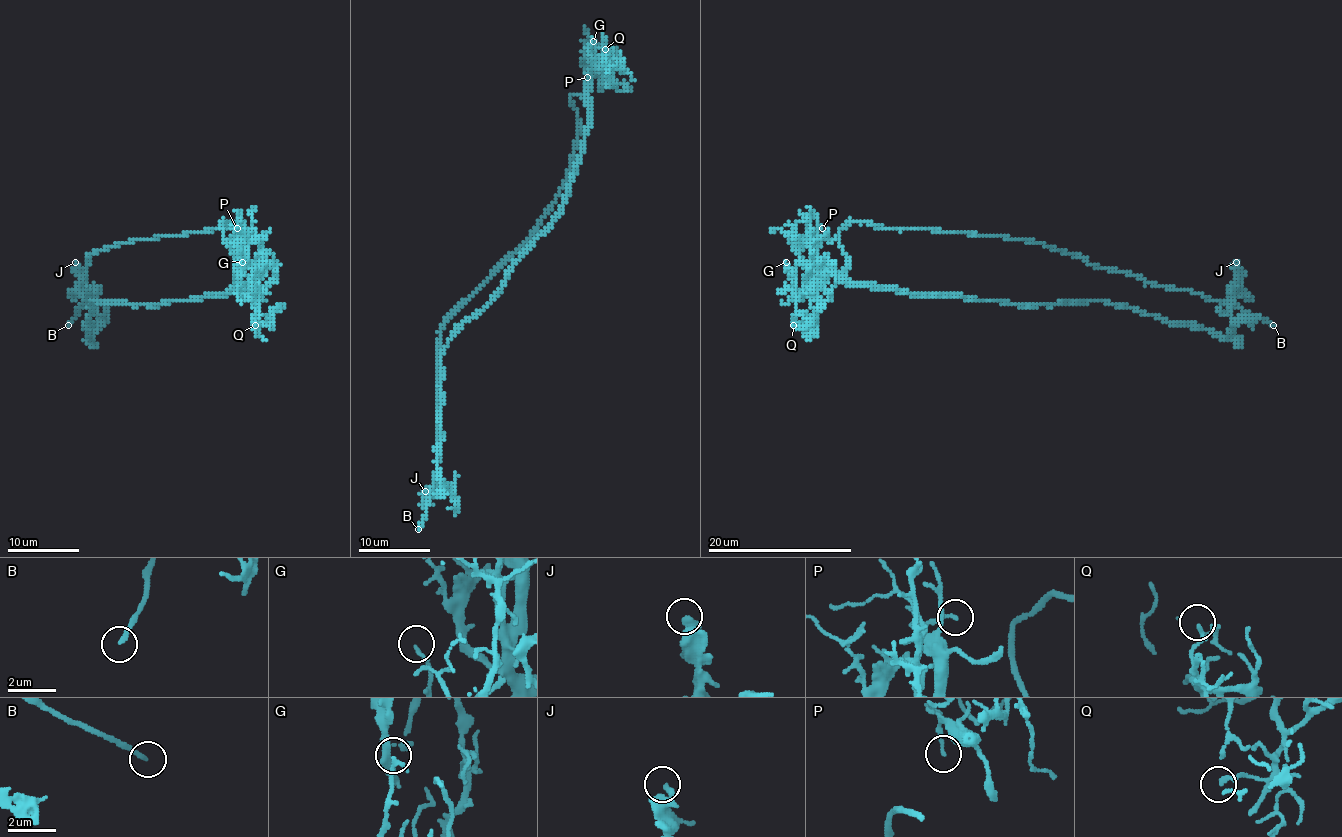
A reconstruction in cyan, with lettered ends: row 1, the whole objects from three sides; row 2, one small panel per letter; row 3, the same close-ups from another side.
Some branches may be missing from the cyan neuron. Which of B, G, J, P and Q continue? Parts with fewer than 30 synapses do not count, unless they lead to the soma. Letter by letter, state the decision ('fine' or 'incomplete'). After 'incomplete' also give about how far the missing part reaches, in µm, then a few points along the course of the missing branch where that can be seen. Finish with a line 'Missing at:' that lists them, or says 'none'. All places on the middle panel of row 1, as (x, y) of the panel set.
B: incomplete; about 10 µm are missing
G: fine
J: fine
P: fine
Q: fine
Missing at: B

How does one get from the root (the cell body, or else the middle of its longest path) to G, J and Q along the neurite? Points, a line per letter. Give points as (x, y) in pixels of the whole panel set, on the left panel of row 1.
G: (235, 260), (244, 294), (240, 300), (238, 282), (242, 262)
J: (235, 260), (238, 282), (226, 294), (159, 305), (91, 301), (89, 336), (98, 312), (80, 289), (75, 262)
Q: (235, 260), (237, 276), (255, 309), (255, 325)

